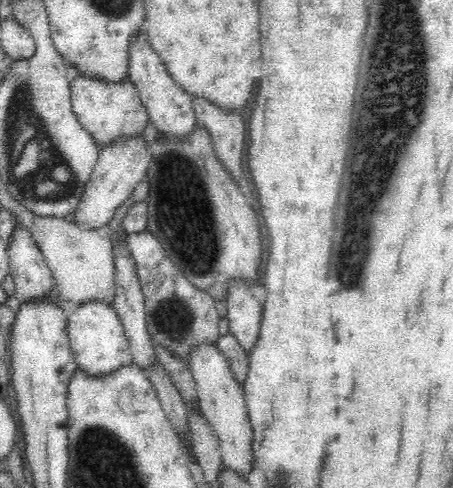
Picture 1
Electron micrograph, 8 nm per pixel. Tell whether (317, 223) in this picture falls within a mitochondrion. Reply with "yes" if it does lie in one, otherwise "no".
no

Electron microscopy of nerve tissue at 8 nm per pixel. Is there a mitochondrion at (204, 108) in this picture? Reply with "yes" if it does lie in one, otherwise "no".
no

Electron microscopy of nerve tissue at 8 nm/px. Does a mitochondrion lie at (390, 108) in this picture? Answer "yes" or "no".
yes

